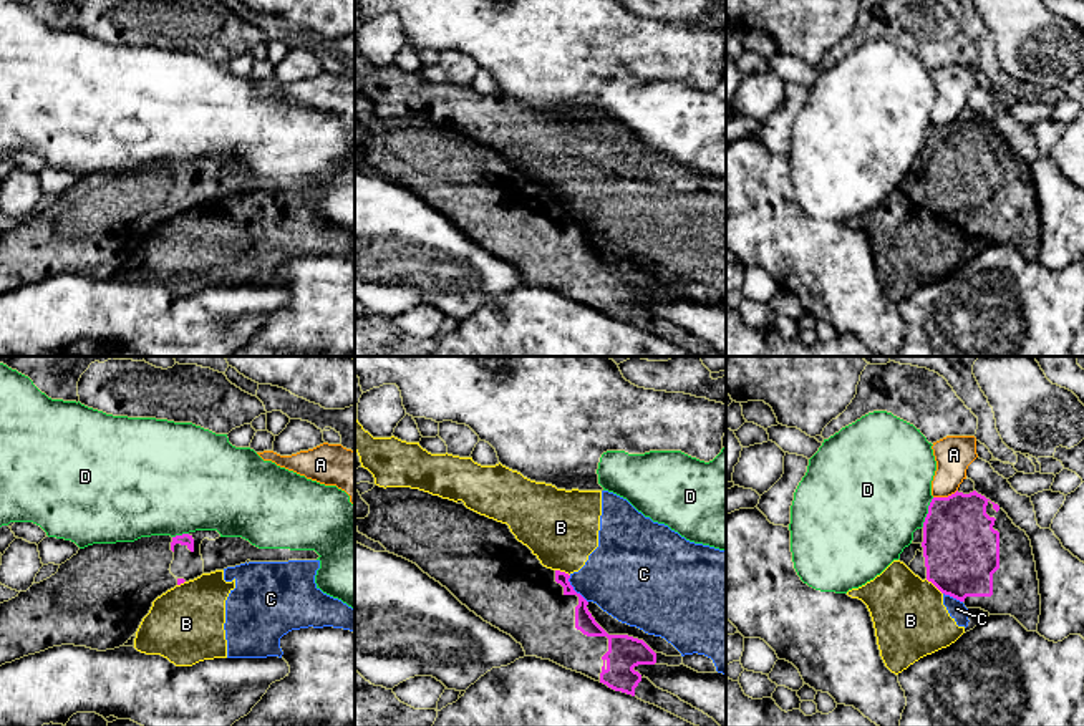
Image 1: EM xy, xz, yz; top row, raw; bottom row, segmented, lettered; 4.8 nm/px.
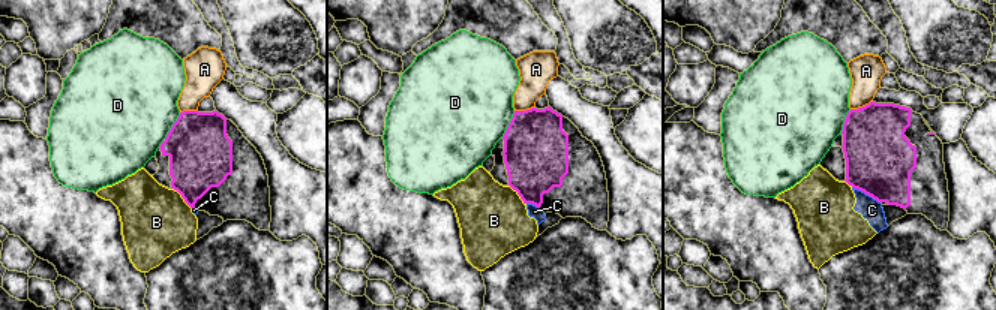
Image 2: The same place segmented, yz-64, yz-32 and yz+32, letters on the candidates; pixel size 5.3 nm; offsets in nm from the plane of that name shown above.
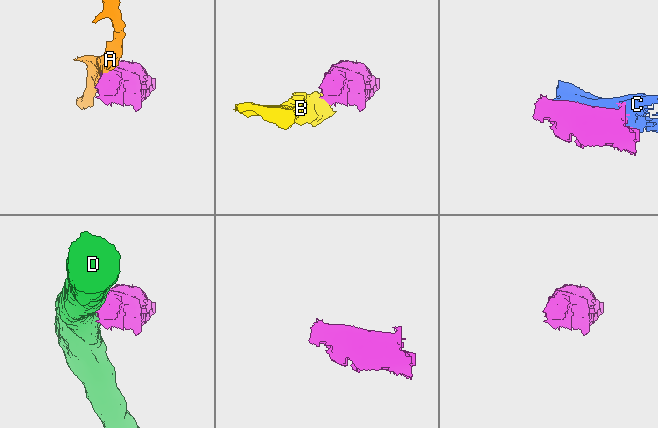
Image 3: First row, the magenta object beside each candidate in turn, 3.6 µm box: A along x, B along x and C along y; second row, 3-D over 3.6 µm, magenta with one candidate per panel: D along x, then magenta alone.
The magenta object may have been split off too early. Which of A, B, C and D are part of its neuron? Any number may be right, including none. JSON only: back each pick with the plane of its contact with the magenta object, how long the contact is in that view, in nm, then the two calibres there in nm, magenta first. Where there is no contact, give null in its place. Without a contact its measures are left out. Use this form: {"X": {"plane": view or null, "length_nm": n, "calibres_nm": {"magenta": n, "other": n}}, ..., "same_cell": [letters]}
{"same_cell": []}

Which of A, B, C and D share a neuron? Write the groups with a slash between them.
A / B C / D

